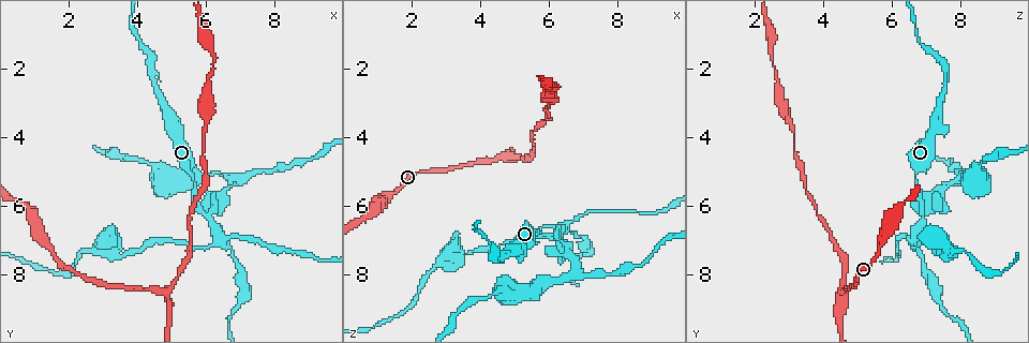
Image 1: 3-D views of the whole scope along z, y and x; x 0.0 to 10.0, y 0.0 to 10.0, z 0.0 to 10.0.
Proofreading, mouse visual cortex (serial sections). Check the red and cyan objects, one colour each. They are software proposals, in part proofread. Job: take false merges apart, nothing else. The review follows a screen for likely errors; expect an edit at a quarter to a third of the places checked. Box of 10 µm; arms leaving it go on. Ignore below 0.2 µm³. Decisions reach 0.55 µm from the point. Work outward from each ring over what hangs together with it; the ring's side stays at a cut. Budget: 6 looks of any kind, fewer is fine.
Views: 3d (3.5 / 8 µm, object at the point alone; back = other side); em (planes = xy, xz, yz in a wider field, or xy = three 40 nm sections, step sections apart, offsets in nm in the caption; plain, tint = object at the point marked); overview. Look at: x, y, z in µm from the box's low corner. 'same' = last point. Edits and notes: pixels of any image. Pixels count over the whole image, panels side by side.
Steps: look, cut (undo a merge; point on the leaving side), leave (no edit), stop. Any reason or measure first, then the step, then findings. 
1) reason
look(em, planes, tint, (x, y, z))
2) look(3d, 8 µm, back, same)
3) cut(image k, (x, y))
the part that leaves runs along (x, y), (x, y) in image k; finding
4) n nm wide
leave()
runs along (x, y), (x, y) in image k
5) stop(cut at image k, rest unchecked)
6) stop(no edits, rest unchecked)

abrupt turn
look(3d, 3.5 µm, (6.40, 7.00, 6.75))

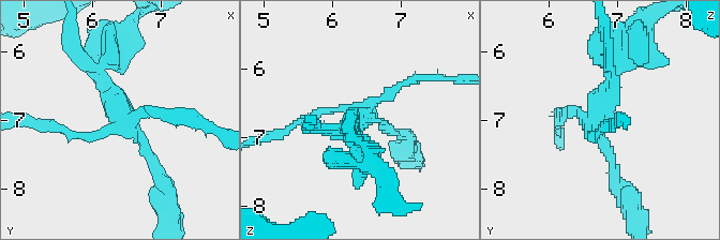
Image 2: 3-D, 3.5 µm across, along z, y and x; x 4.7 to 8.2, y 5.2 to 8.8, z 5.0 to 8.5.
4 arms; arms of 150, 150, 150, 150 nm
look(em, planes, tint, (6.45, 6.95, 6.70))

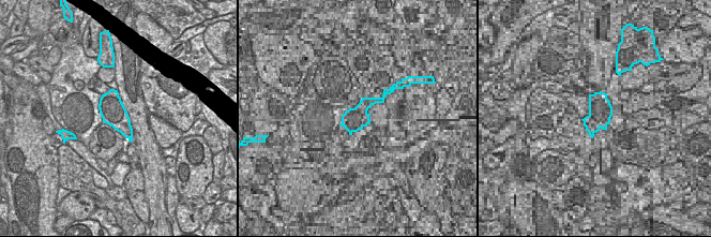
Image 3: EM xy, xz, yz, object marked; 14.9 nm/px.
cut it another way
look(em, xy, step 5, tint, same)

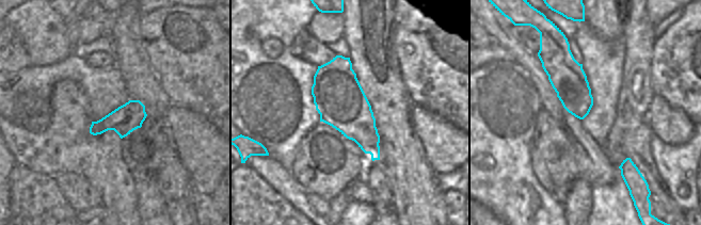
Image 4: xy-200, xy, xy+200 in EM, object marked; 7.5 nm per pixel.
cut(image 2, (626, 32))
the part that leaves runs along (344, 124), (370, 152), (384, 190) in image 2; two cells meet here

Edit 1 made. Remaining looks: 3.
look(overview)

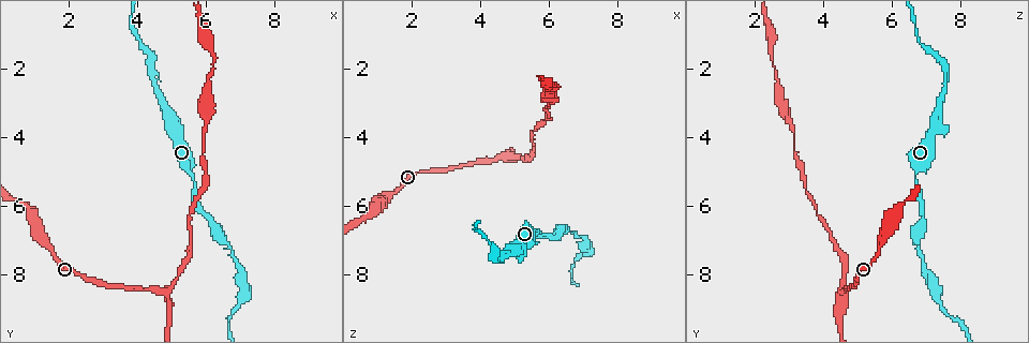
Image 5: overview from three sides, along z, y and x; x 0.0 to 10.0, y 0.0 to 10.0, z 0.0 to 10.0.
sharp bend
look(3d, 3.5 µm, (4.80, 8.55, 4.60))

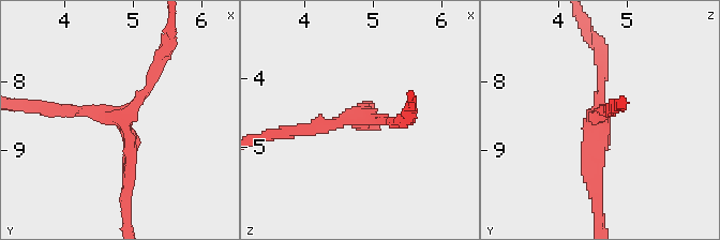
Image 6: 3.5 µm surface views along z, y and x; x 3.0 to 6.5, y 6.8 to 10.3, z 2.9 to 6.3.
need the tissue
look(em, xy, step 1, tint, (4.90, 8.50, 4.55))

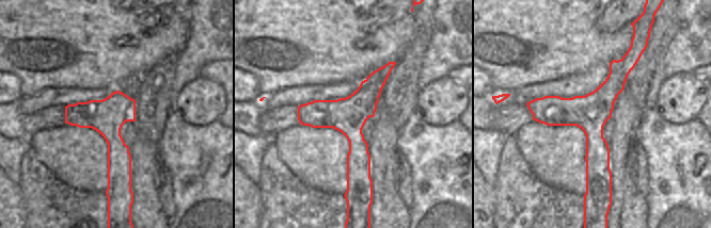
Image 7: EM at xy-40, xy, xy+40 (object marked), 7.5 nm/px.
3 arms; arms of 150, 200, 200 nm
leave()
runs along (631, 52), (596, 108), (599, 181) in image 7; all the same cell

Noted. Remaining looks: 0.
stop(cut at image 2, rest unchecked)

